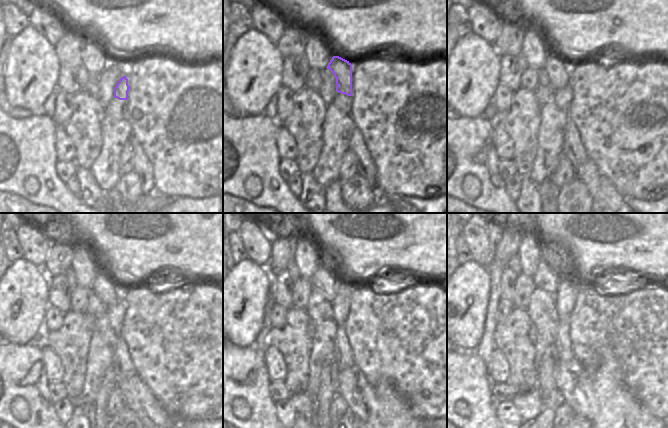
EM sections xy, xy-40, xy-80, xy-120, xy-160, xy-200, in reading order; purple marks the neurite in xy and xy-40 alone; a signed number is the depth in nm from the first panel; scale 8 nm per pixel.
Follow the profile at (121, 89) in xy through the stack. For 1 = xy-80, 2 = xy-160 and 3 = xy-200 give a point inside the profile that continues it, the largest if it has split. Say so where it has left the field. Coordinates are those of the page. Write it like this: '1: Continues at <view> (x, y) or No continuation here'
1: Continues at xy-80 (558, 69)
2: Continues at xy-160 (323, 280)
3: Continues at xy-200 (545, 278)

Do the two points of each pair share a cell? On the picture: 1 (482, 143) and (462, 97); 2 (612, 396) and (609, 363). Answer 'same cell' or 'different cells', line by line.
1: different cells
2: same cell

